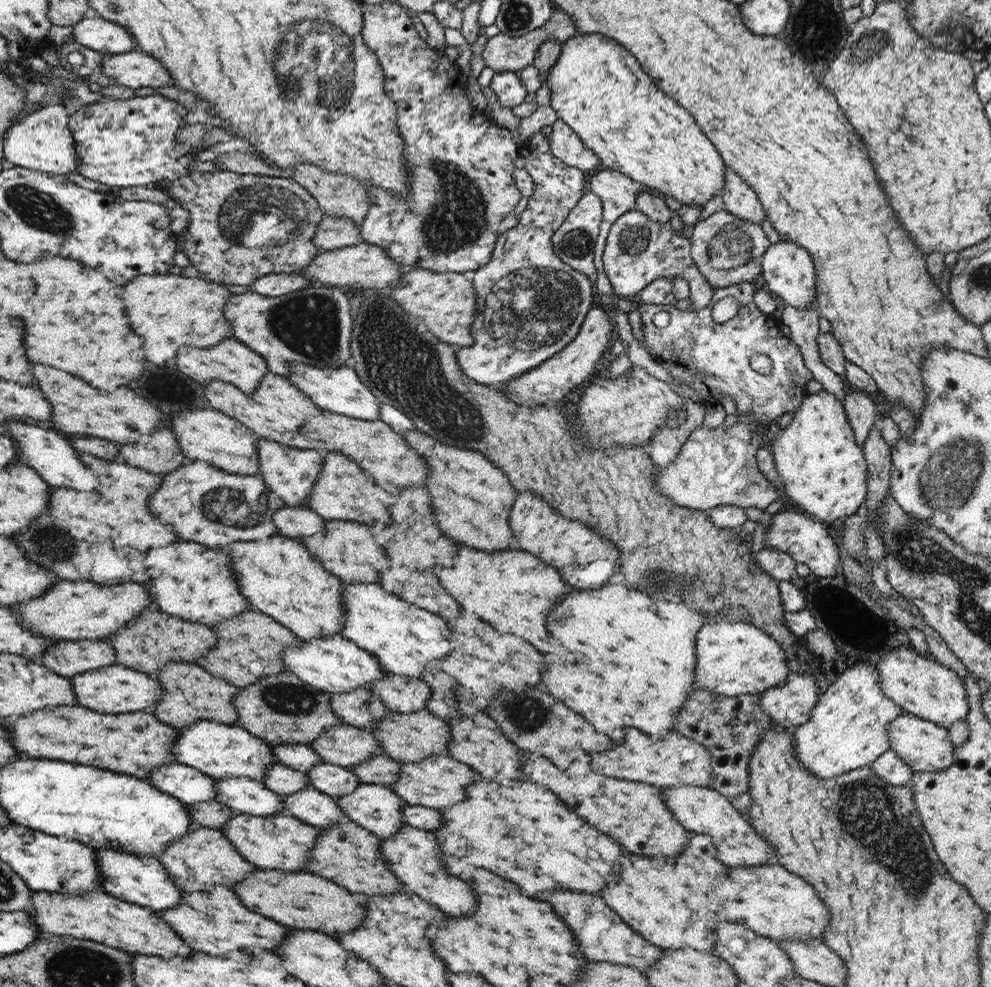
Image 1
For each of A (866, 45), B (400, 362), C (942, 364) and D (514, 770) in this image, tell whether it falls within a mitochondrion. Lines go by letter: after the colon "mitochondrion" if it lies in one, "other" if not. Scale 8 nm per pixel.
A: mitochondrion
B: mitochondrion
C: other
D: other

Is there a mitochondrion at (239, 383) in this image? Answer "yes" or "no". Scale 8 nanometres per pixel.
no

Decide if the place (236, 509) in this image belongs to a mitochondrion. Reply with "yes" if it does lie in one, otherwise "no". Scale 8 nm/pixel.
yes

